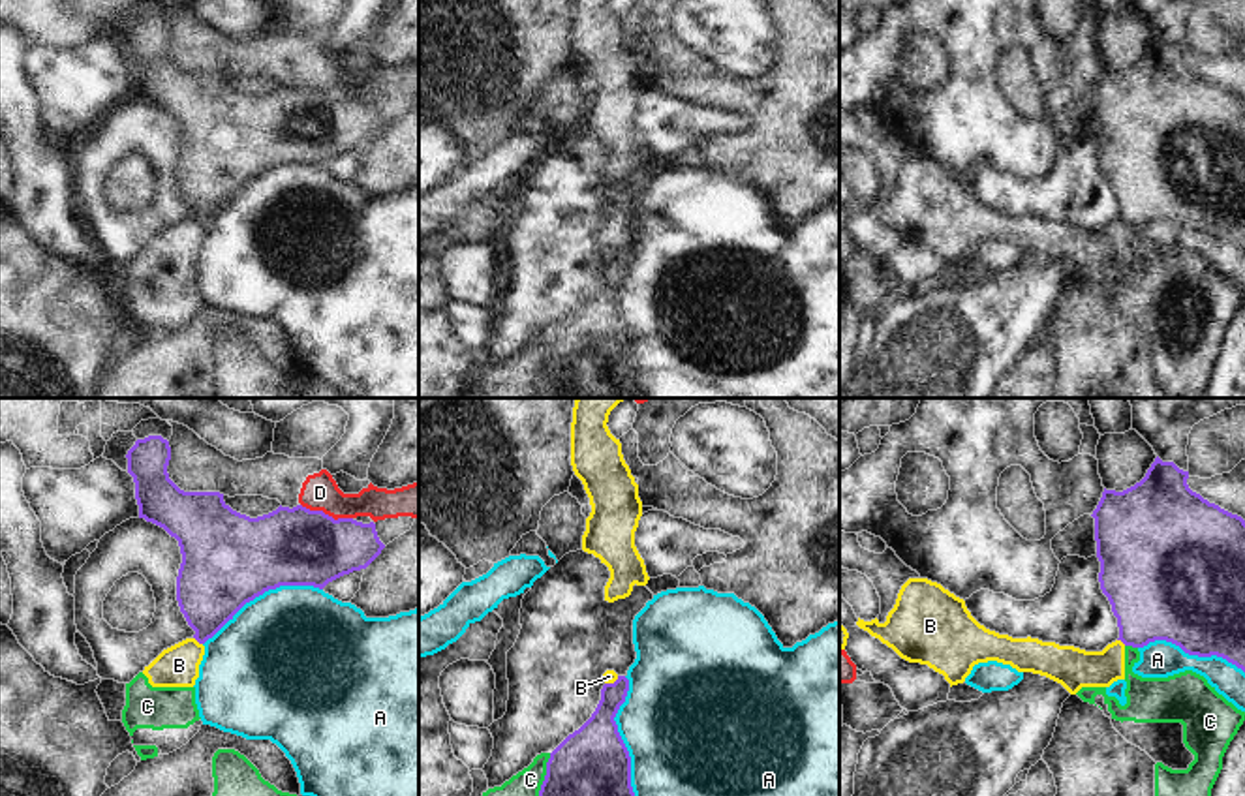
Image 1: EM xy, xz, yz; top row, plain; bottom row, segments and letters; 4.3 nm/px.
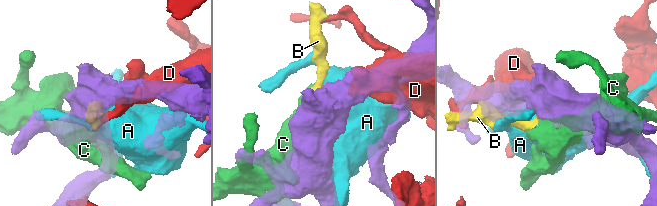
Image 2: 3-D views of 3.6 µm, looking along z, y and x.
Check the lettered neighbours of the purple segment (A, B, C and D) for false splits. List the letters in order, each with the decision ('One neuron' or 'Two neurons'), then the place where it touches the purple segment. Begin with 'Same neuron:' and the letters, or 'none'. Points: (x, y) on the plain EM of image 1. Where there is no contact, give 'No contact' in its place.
Same neuron: none
A: Two neurons. Touches purple at xz (626, 327)
B: Two neurons. Touches purple at xy (198, 220)
C: Two neurons. Touches purple at xz (541, 365)
D: Two neurons. Touches purple at xy (327, 94).

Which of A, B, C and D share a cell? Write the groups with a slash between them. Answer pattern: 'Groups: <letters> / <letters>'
Groups: A / B C / D.

